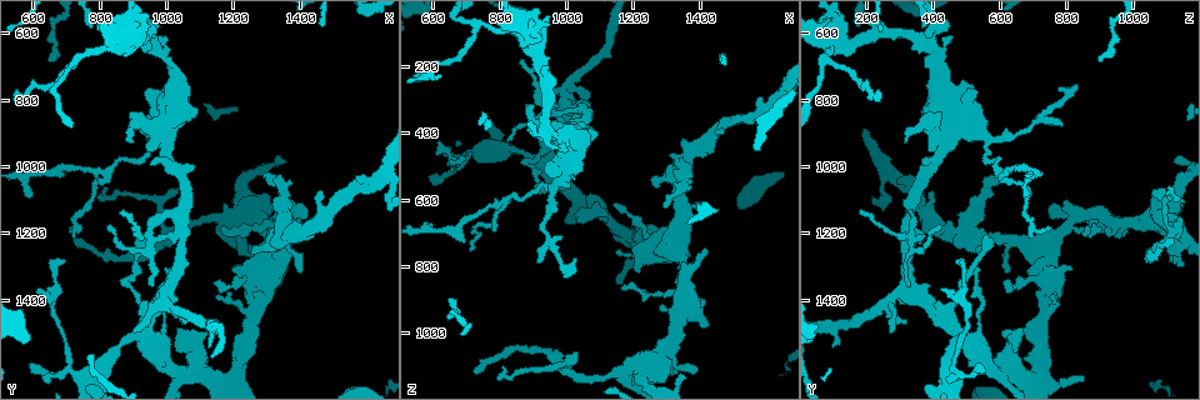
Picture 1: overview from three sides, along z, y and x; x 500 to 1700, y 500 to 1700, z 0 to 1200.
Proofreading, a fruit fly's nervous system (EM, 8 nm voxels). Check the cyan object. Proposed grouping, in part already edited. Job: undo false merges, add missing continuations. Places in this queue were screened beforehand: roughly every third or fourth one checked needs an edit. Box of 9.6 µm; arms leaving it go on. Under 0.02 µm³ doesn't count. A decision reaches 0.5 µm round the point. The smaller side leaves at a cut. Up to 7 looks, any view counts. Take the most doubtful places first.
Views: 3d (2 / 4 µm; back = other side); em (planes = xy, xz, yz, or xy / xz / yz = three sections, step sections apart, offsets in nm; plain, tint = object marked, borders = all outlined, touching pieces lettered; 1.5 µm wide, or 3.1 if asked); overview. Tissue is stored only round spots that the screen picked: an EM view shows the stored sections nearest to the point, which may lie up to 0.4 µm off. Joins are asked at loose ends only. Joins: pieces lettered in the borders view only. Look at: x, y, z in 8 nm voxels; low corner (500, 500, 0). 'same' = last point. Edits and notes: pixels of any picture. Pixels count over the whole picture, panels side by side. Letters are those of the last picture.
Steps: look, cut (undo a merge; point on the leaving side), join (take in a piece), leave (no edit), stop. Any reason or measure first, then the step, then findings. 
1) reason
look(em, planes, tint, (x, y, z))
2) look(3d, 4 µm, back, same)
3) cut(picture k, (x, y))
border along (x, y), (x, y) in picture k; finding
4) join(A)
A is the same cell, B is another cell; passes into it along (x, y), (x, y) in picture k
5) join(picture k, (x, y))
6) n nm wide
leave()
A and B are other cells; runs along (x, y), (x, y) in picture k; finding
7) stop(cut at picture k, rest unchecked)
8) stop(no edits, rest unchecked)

thin end
look(em, planes, borders, (720, 1180, 750))

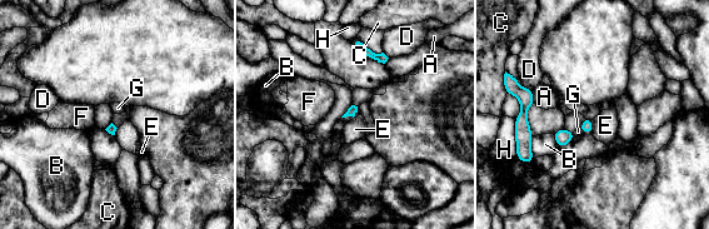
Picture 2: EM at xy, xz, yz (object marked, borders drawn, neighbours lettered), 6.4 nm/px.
leave()
A, B, C, D, E, F, G and H are other cells; none of them fits

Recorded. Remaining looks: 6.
look(3d, 2 µm, back, (730, 680, 80))

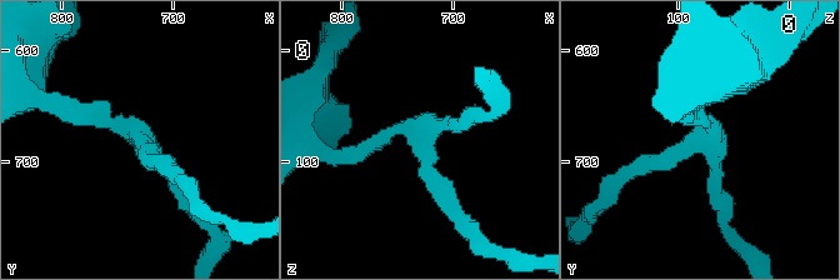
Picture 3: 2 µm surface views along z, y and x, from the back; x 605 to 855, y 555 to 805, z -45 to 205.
look(em, xy, step 8, borders, (730, 676, 74))

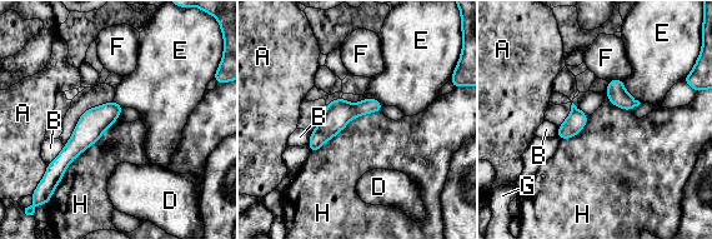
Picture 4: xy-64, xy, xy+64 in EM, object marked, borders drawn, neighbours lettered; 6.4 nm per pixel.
leave()
A, B, D, E, F, G and H are other cells; runs along (116, 106), (71, 149), (54, 182) in picture 4; one neuron here

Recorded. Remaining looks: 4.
branch stops here
look(em, planes, plain, (900, 940, 310))

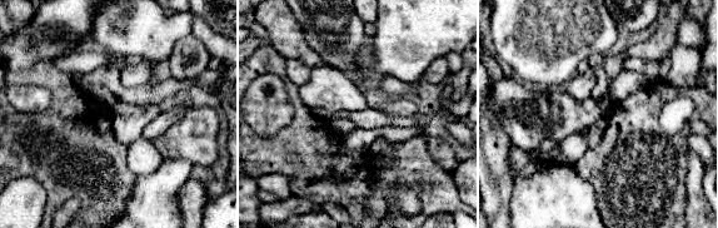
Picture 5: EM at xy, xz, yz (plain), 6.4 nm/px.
what lies round it
look(em, planes, borders, same)

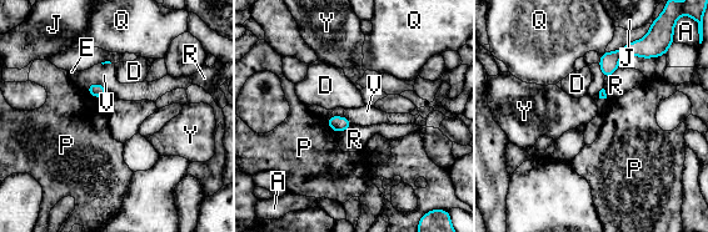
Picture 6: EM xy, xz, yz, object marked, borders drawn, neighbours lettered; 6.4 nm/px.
V touches over 160 nm
leave()
A, D, E, J, P, Q, R, V and Y are other cells; border along (325, 120), (337, 134) in picture 6; none of them fits

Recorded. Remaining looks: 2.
stop(no edits, rest unchecked)

